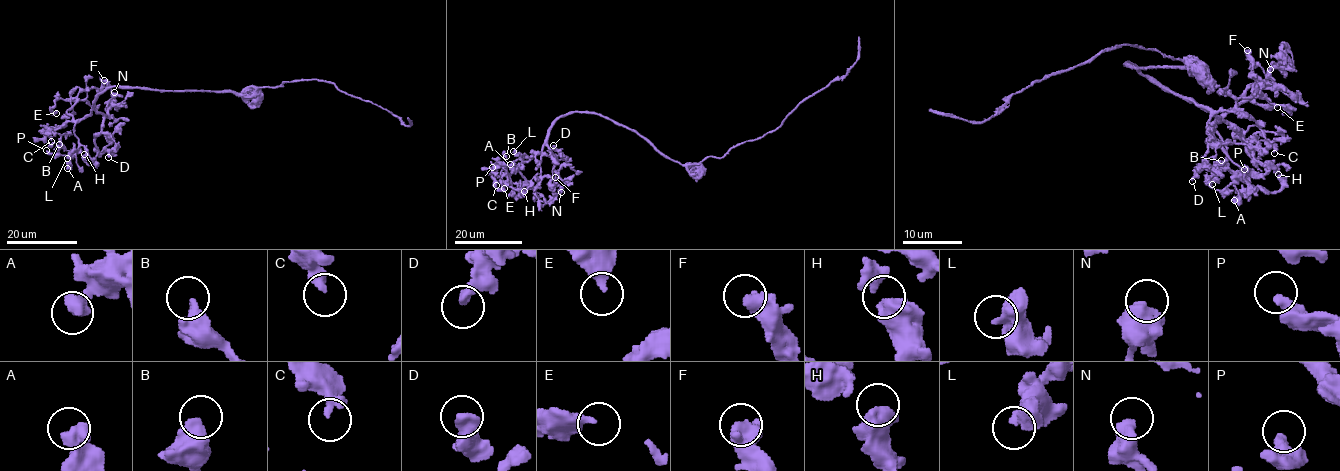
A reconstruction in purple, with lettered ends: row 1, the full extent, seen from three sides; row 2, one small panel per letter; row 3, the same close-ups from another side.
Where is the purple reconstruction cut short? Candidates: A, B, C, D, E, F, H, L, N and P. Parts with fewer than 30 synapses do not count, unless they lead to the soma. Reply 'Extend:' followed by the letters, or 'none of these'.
Extend: none of these

